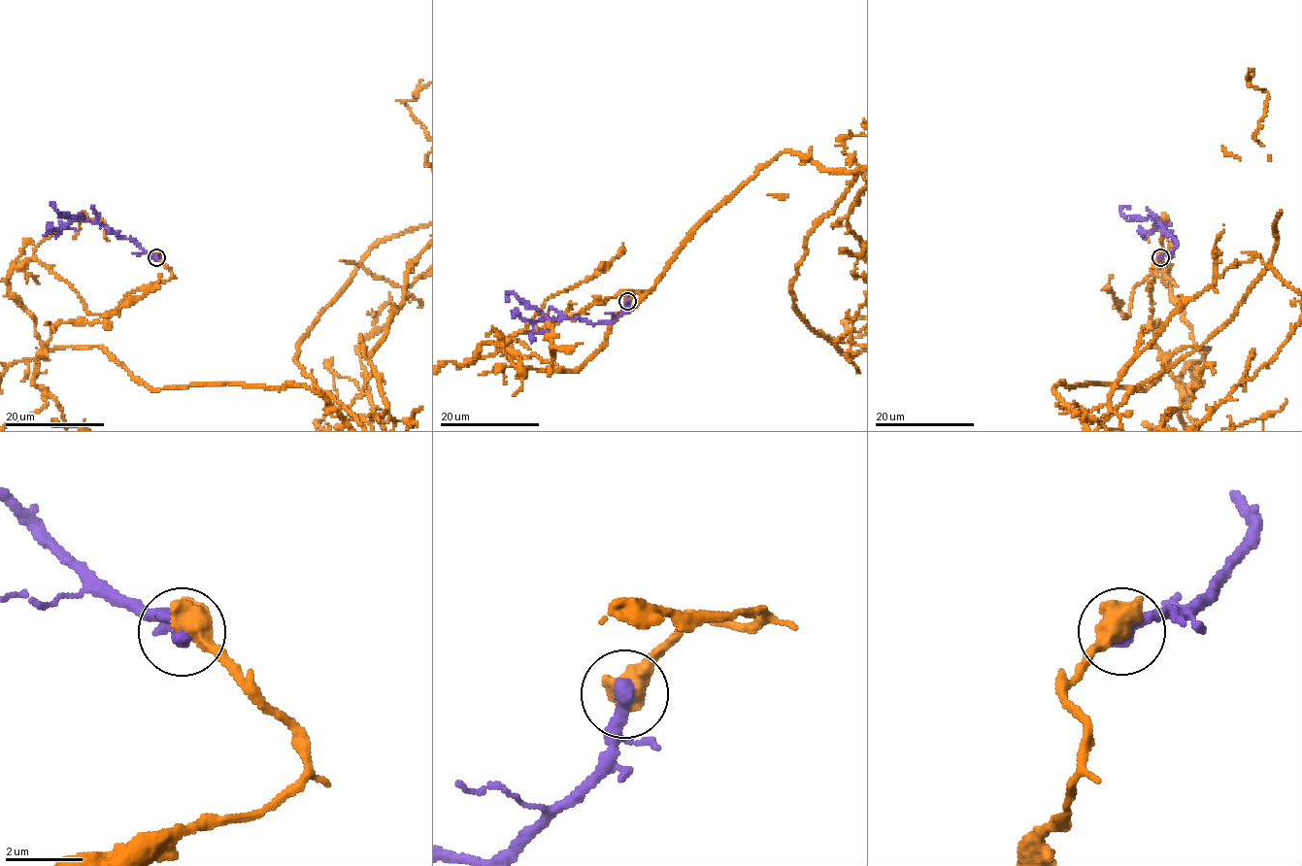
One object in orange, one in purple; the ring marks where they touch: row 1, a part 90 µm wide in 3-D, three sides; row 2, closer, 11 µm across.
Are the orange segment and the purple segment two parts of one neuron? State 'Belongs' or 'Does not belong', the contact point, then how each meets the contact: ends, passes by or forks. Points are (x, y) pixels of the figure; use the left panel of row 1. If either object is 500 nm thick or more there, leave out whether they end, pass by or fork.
Does not belong. Place: (156, 257)

